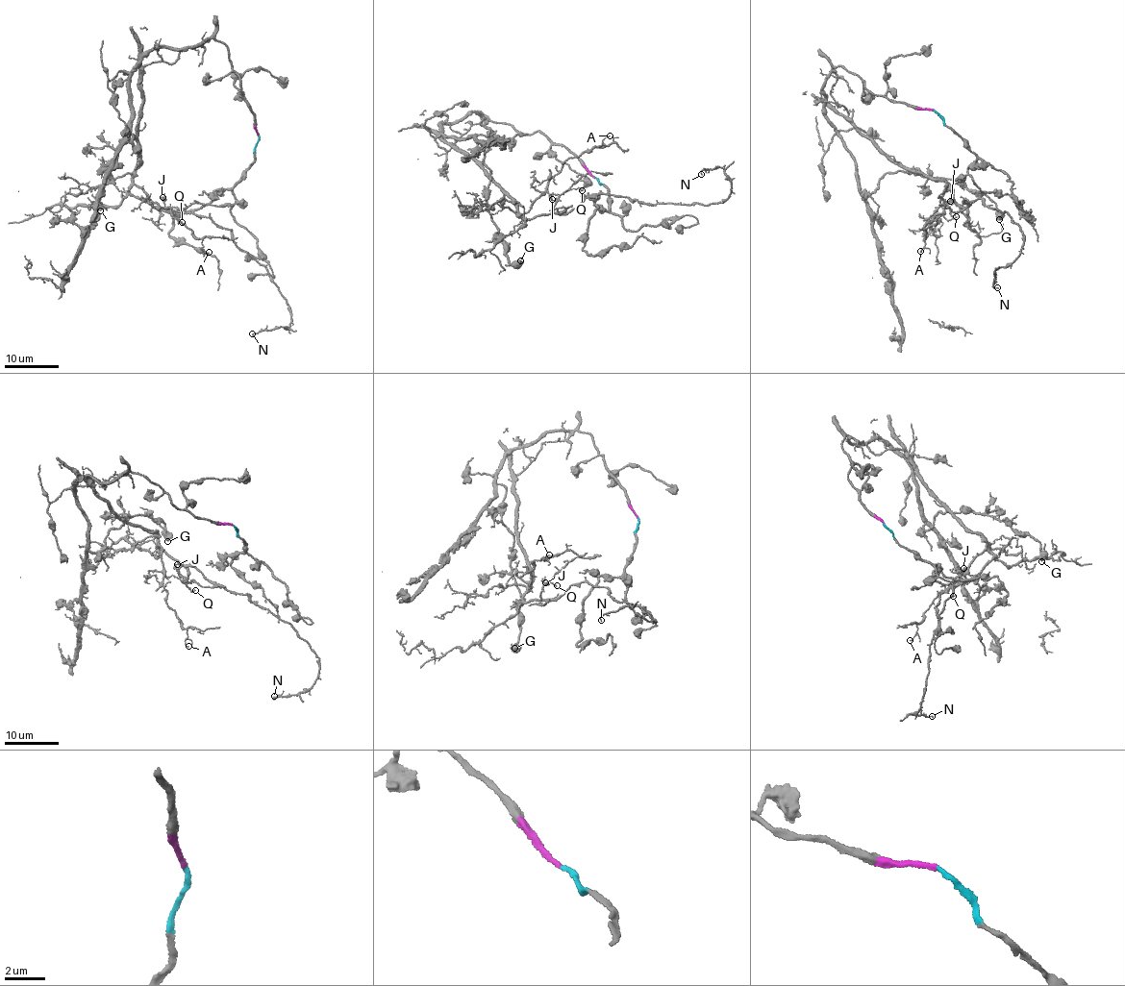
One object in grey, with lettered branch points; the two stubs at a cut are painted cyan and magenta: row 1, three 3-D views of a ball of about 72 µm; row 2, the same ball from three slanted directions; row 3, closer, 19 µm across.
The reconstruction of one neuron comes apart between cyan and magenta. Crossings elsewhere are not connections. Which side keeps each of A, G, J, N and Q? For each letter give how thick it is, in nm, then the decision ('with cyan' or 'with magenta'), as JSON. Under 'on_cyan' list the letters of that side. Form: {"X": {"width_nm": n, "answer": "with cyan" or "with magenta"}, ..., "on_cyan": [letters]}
{"A": {"width_nm": 110, "answer": "with magenta"}, "G": {"width_nm": 700, "answer": "with magenta"}, "J": {"width_nm": 120, "answer": "with magenta"}, "N": {"width_nm": 120, "answer": "with magenta"}, "Q": {"width_nm": 110, "answer": "with magenta"}, "on_cyan": []}

